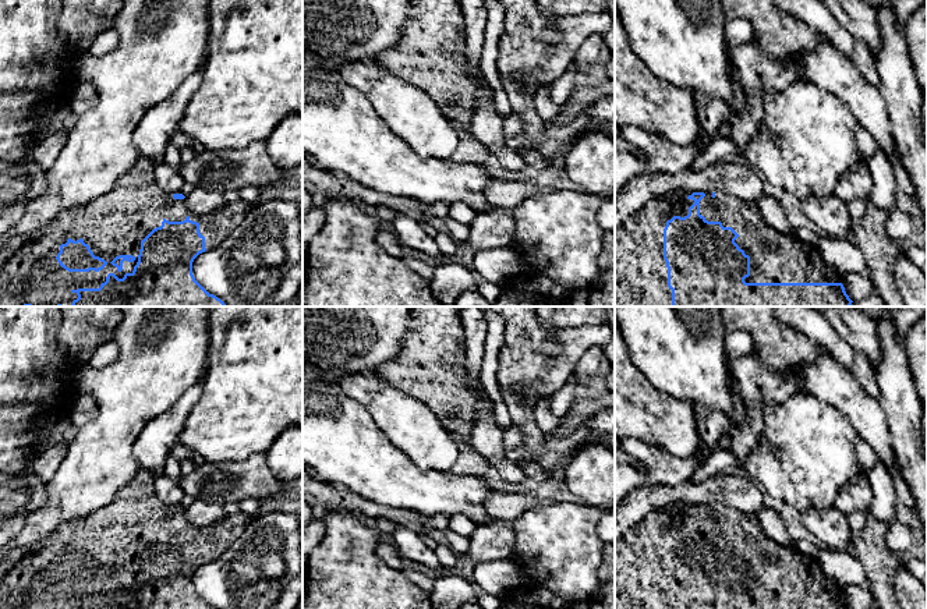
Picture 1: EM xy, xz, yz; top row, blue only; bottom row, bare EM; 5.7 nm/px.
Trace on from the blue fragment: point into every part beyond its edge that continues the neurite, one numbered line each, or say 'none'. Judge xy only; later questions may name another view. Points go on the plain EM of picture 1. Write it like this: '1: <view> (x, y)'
1: xy (115, 535)

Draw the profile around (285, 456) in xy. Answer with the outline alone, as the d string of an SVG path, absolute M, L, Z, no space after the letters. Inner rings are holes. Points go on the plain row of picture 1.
M302 426L284 429L268 449L266 461L279 481L302 475Z

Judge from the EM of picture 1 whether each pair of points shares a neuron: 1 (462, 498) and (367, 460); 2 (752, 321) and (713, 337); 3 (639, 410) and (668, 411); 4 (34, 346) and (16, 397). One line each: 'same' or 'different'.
1: same
2: different
3: same
4: same

